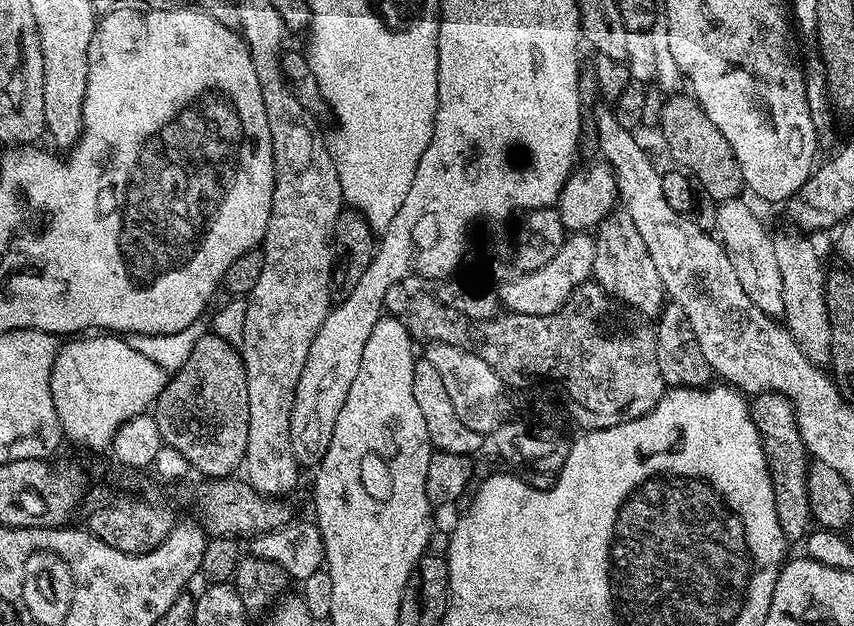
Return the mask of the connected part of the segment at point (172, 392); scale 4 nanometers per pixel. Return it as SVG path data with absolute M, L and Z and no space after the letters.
M205 334L204 337L198 341L194 346L194 351L190 353L190 358L186 358L186 362L181 366L177 372L171 373L168 384L162 390L162 394L154 405L154 415L156 418L156 425L160 431L161 441L165 445L173 447L182 454L188 463L189 469L201 472L202 475L208 476L207 478L228 478L233 475L232 472L241 467L244 462L244 455L246 454L246 438L250 434L250 398L246 392L246 370L244 369L243 359L235 347L223 335L212 336L212 334Z

